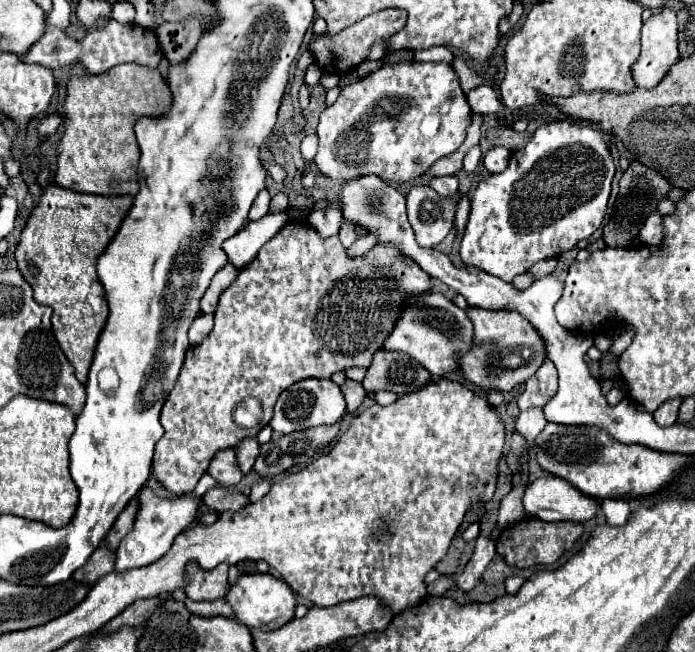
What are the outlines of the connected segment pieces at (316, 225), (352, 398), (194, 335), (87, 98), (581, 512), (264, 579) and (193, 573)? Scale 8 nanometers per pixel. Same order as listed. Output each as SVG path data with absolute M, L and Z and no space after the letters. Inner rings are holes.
M327 209L327 211L315 211L311 217L309 217L309 225L323 237L333 237L339 233L341 229L341 215L339 215L339 209Z
M347 379L347 381L341 385L341 391L343 391L343 397L345 397L345 401L347 401L347 411L349 411L349 413L353 413L353 411L361 405L361 401L365 399L365 391L363 391L361 383L357 383L357 381Z
M199 315L189 329L191 345L199 345L211 333L211 329L213 329L213 315Z
M129 63L101 75L73 75L63 103L65 127L57 145L55 183L79 193L135 195L139 161L139 145L133 133L135 119L139 115L163 115L169 105L171 91L157 69Z
M541 477L525 487L523 507L527 517L541 521L585 521L597 511L597 503L559 477Z
M263 573L239 575L237 581L227 589L223 599L231 605L235 619L247 629L273 631L289 623L295 615L295 593L291 591L291 587L287 587L285 581L273 575L263 575Z
M197 563L187 565L185 593L193 601L215 601L223 597L227 589L227 563L221 563L217 569L205 571Z

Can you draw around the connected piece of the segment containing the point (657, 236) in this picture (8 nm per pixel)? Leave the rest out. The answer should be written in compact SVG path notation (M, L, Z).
M651 213L645 219L645 225L639 231L639 241L645 243L645 245L655 245L655 243L661 243L661 239L663 239L661 215L659 213Z

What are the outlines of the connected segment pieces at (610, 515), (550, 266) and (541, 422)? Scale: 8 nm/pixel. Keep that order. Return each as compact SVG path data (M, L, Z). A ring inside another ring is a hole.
M607 497L601 501L609 525L623 525L631 513L631 505L623 497Z
M545 259L545 261L535 263L535 265L527 271L527 275L531 275L531 279L537 281L537 279L541 279L541 277L553 275L555 269L557 269L557 259Z
M527 409L527 411L519 413L515 429L533 445L535 437L543 431L545 425L547 425L547 419L545 419L541 409Z

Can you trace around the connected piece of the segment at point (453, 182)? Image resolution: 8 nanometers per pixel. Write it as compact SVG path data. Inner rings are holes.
M447 175L447 177L431 179L429 185L431 185L439 195L443 195L443 197L451 197L451 195L457 193L459 181L457 181L457 175Z

